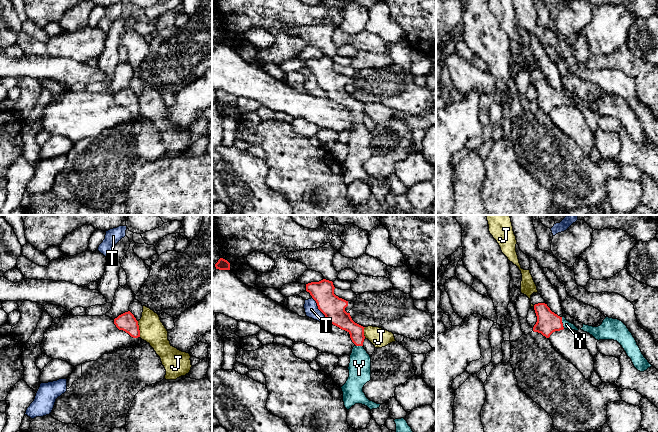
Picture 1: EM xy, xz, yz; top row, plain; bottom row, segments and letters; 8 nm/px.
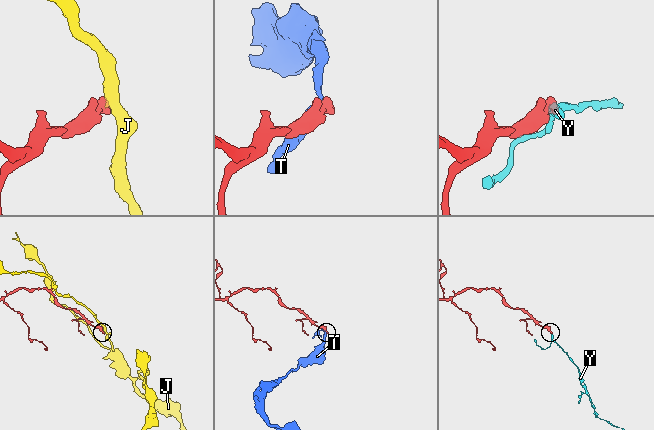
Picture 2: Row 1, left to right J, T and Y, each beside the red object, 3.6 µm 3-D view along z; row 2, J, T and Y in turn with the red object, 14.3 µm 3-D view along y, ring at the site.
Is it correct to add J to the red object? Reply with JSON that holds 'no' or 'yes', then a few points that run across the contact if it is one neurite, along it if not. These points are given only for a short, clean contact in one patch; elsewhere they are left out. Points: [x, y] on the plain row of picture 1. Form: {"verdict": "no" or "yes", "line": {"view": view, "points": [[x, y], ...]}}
{"verdict": "no", "line": {"view": "xy", "points": [[137, 97], [140, 112]]}}

